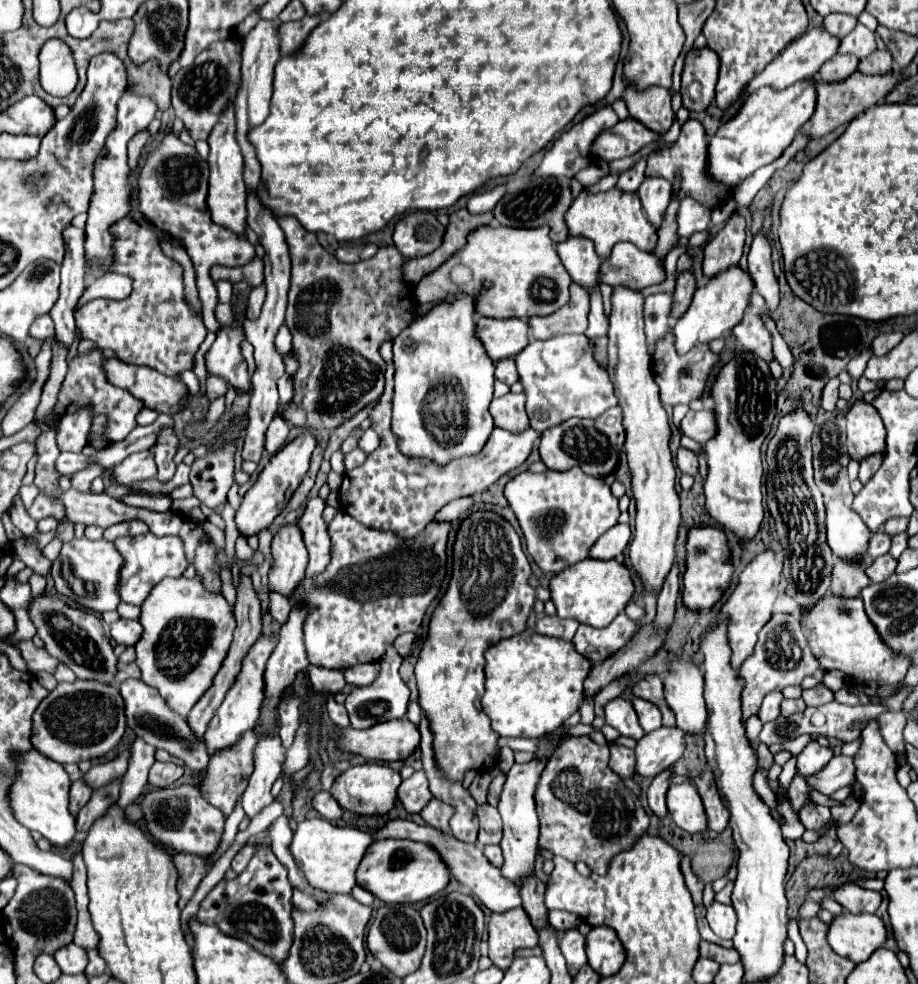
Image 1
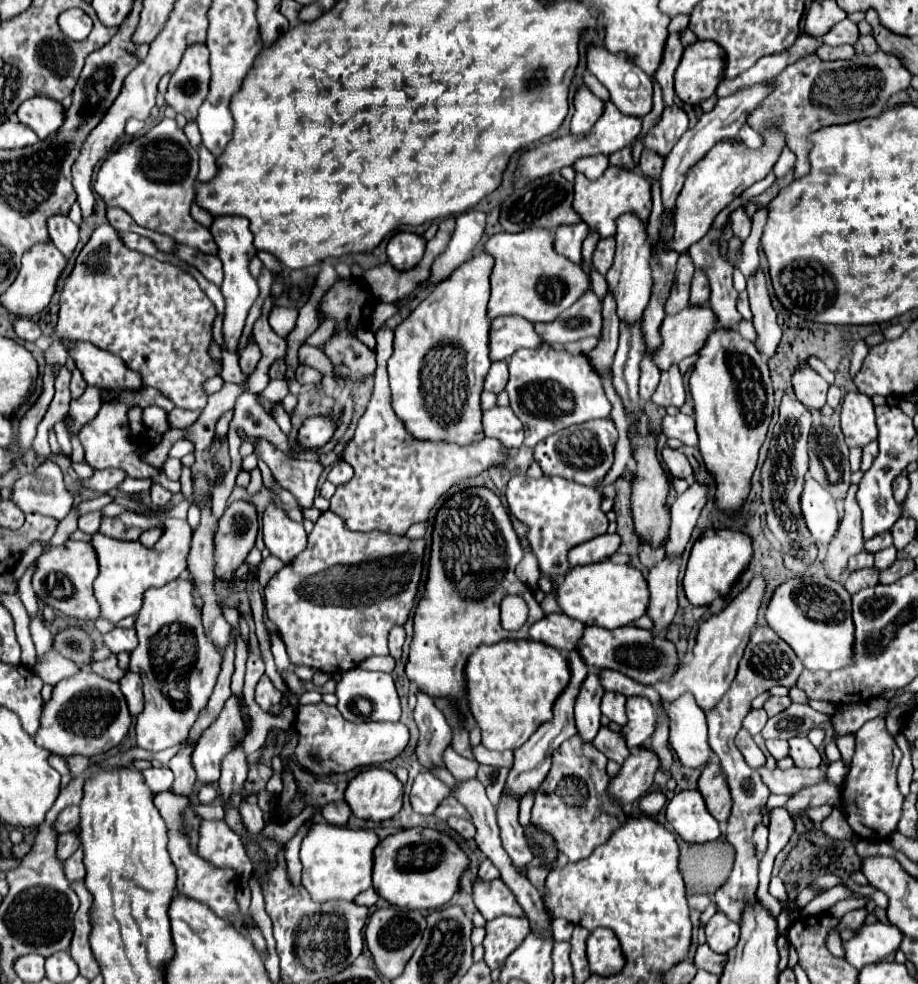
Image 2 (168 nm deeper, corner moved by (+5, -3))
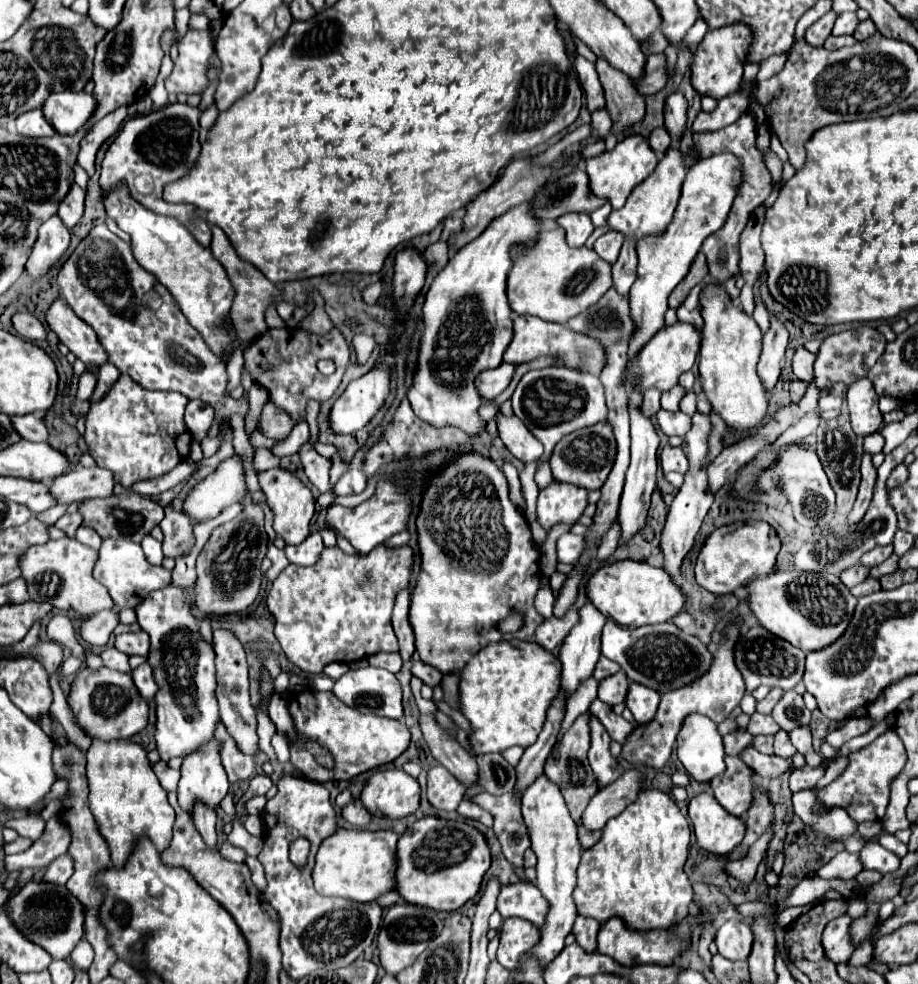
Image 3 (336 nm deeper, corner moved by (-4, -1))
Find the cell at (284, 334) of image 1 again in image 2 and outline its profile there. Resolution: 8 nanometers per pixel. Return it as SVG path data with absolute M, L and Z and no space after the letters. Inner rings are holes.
M274 307L270 313L270 327L280 335L280 337L288 337L290 331L296 325L296 317L298 311L296 309L286 309L286 307Z

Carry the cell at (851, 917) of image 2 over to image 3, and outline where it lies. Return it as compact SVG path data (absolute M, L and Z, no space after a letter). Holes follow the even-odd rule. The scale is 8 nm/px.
M849 915L837 917L837 919L829 921L829 925L825 925L821 945L825 949L825 955L833 963L845 963L853 953L853 945L851 945L851 937L849 937L849 925L851 925Z

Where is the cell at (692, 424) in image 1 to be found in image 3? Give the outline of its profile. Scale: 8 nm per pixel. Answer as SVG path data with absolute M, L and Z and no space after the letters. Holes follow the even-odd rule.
M661 409L657 413L657 425L659 429L669 437L669 435L679 435L683 437L689 429L691 429L691 417L677 411L677 413L669 413L665 409Z

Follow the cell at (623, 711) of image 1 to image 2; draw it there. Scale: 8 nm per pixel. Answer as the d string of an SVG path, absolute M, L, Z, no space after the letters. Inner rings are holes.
M606 691L602 697L600 709L602 709L602 715L614 723L618 723L622 727L628 723L628 719L626 719L626 697L624 695Z

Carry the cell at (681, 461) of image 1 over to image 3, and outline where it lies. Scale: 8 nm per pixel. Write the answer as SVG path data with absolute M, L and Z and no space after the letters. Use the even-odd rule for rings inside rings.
M665 445L661 449L661 467L663 471L679 471L679 473L685 473L689 469L689 461L683 453L681 447L671 447L671 445Z

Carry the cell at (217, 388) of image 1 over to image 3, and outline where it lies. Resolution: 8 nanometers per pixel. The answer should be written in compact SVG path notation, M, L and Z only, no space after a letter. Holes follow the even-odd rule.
M191 399L187 409L185 409L185 423L189 431L193 433L195 441L203 441L213 425L215 419L215 409L199 399Z

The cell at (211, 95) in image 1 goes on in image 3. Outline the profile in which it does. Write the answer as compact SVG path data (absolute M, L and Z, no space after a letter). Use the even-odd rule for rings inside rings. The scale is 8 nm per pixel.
M187 29L185 37L179 41L179 55L173 59L173 71L165 79L165 89L169 93L201 93L205 91L209 79L209 57L213 55L213 41L207 29L195 31Z

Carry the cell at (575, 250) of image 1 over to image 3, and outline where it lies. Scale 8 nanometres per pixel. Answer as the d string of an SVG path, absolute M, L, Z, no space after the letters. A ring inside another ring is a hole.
M567 213L567 215L561 215L557 223L565 229L569 247L581 247L595 229L587 213Z

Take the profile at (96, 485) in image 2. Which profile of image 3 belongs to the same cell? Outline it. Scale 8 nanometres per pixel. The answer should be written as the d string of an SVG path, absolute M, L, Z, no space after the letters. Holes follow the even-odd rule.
M75 465L69 473L55 477L49 485L49 493L57 497L59 503L71 505L75 501L85 501L93 497L109 497L113 493L113 473L101 467L81 467Z

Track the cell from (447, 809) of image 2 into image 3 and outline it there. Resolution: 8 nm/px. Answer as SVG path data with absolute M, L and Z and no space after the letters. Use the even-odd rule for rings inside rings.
M515 791L499 797L493 797L489 793L479 793L477 797L471 797L471 801L491 811L491 815L495 817L493 829L503 845L505 859L515 867L523 868L525 851L531 847L531 841L521 817L519 795Z

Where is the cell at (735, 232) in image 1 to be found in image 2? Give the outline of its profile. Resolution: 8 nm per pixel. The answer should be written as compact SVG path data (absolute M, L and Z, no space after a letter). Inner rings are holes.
M696 271L692 279L692 293L690 293L690 303L692 305L704 305L708 301L710 287L708 287L708 277L704 271Z

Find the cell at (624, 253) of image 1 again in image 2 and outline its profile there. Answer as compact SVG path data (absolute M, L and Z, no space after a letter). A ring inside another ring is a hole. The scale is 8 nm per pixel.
M606 237L598 241L596 253L594 253L594 267L600 275L606 275L608 269L612 267L612 259L616 253L616 239L614 237Z

